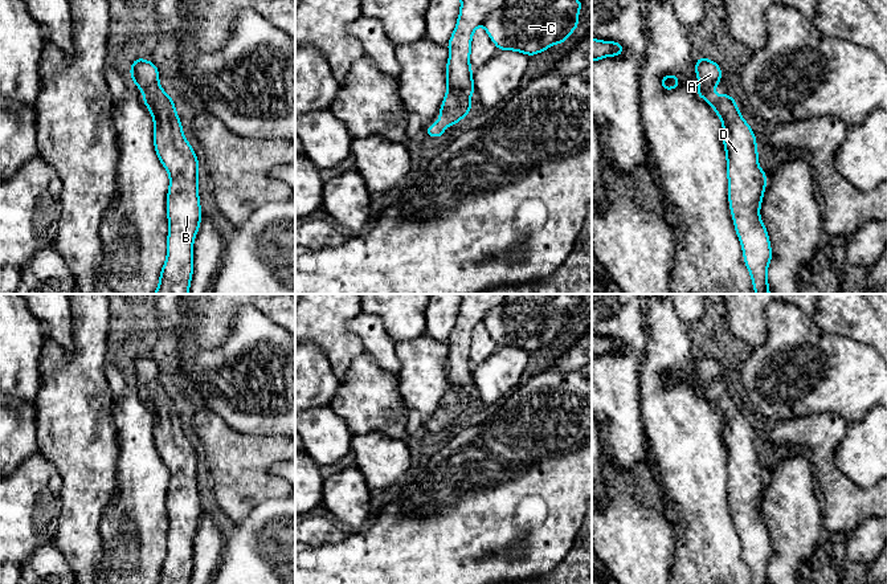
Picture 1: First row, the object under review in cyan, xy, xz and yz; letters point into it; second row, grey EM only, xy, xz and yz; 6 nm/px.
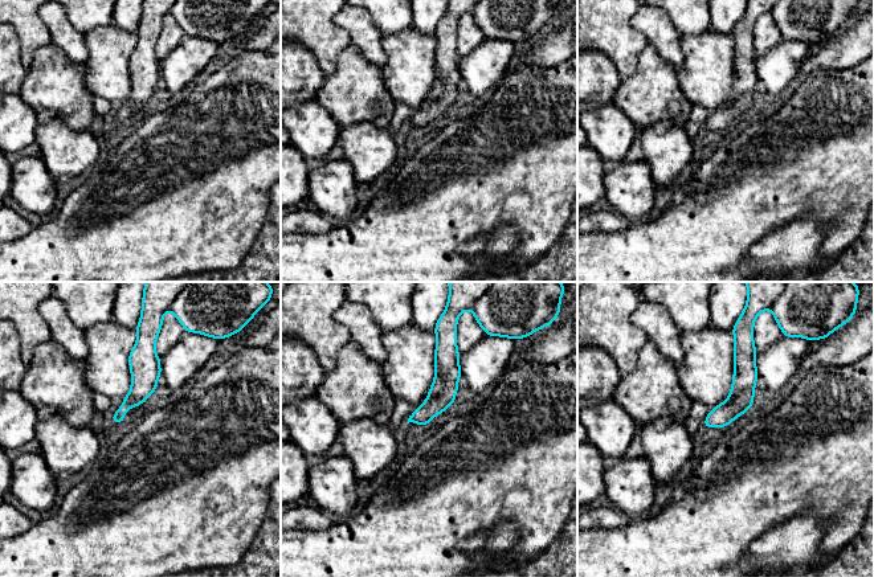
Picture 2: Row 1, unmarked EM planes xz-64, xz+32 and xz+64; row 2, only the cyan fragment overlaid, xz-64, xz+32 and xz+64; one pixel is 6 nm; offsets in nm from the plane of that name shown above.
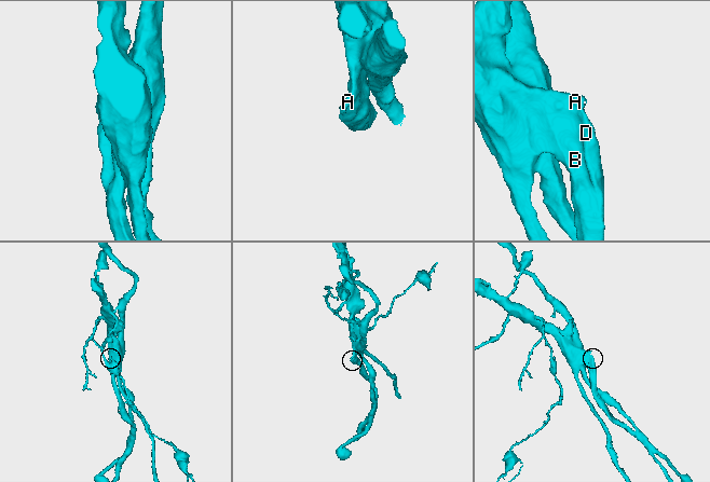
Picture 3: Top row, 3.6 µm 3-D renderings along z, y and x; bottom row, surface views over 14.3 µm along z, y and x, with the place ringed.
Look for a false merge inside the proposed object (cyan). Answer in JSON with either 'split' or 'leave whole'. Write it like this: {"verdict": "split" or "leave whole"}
{"verdict": "leave whole"}

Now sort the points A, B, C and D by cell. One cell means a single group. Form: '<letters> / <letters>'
A B C D

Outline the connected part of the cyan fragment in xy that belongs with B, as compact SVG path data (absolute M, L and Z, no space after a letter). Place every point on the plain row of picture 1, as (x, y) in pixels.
M138 354L131 364L132 379L143 388L143 399L154 413L154 441L169 470L167 491L167 556L158 584L189 584L193 569L193 536L201 518L199 456L183 430L173 395L159 380L158 363Z

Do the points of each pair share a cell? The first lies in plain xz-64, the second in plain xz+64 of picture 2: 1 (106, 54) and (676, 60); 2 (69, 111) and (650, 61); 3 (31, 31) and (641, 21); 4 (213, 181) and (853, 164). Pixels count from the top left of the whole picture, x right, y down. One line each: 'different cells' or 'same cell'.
1: different cells
2: same cell
3: different cells
4: same cell

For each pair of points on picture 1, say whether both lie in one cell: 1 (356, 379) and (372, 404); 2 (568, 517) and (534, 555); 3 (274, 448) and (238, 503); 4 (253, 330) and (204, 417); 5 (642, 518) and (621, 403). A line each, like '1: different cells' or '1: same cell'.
1: same cell
2: same cell
3: same cell
4: different cells
5: different cells

